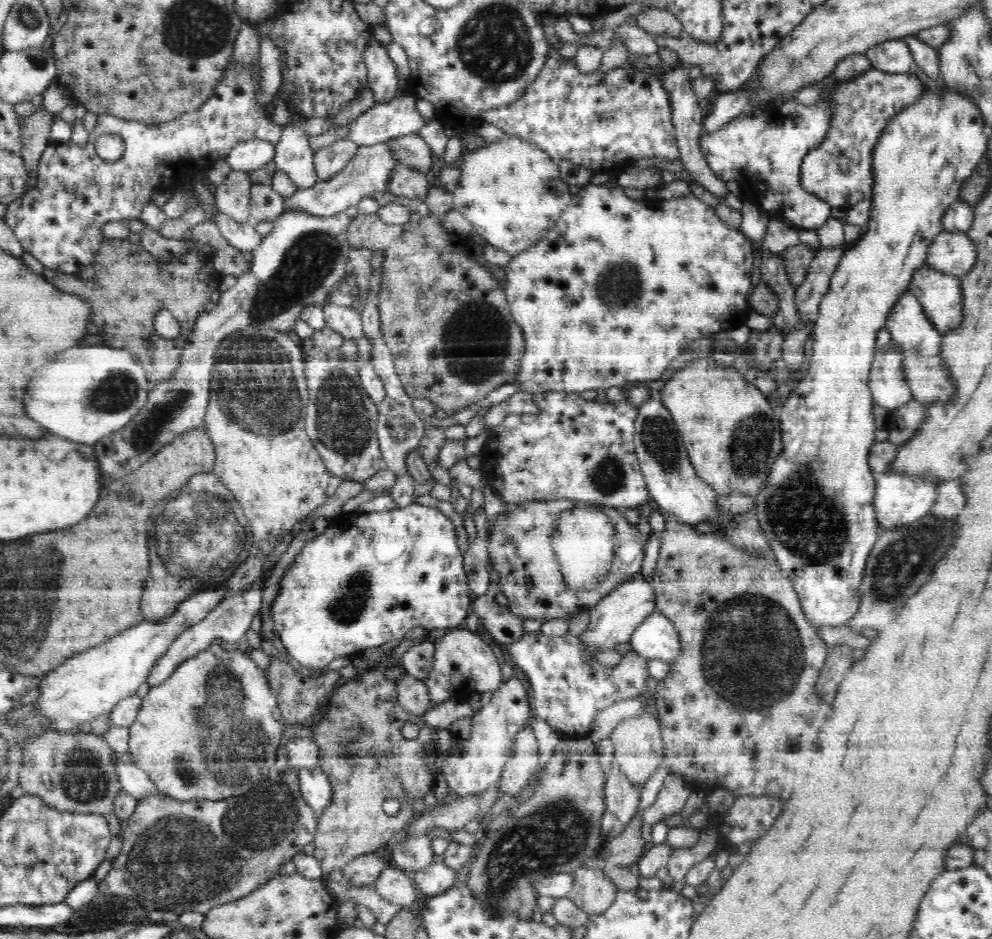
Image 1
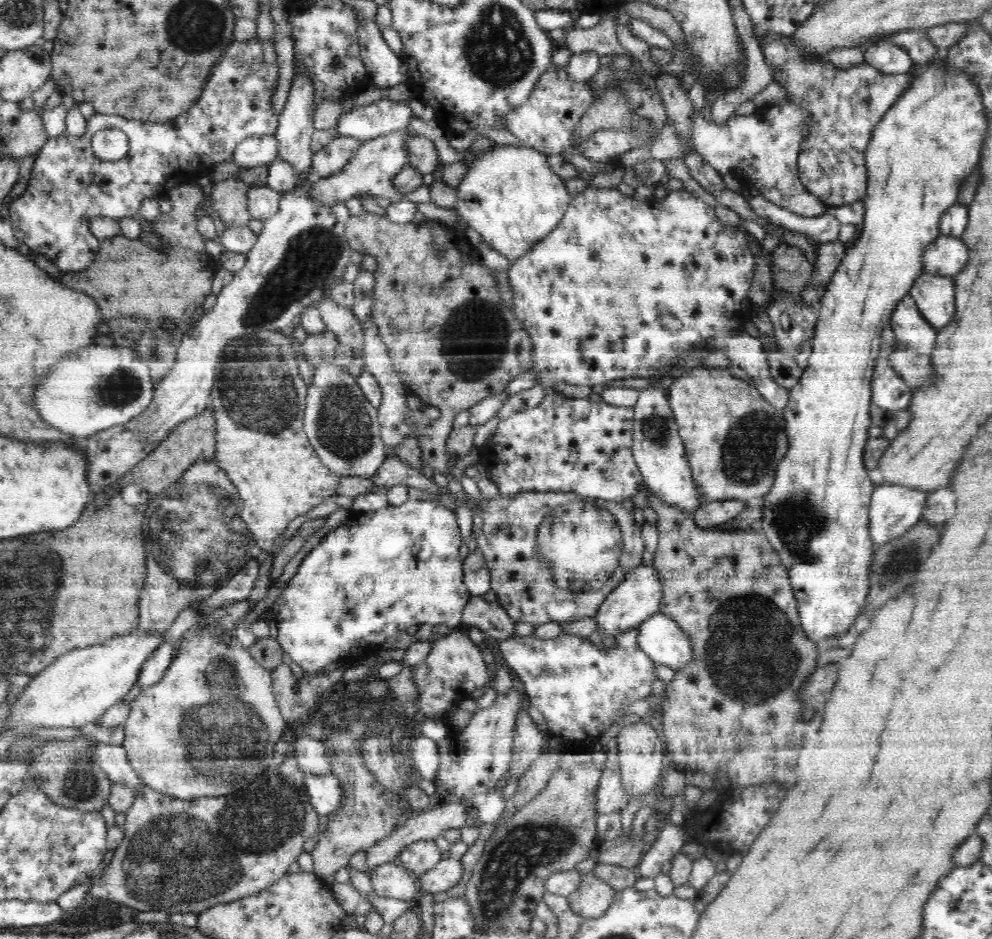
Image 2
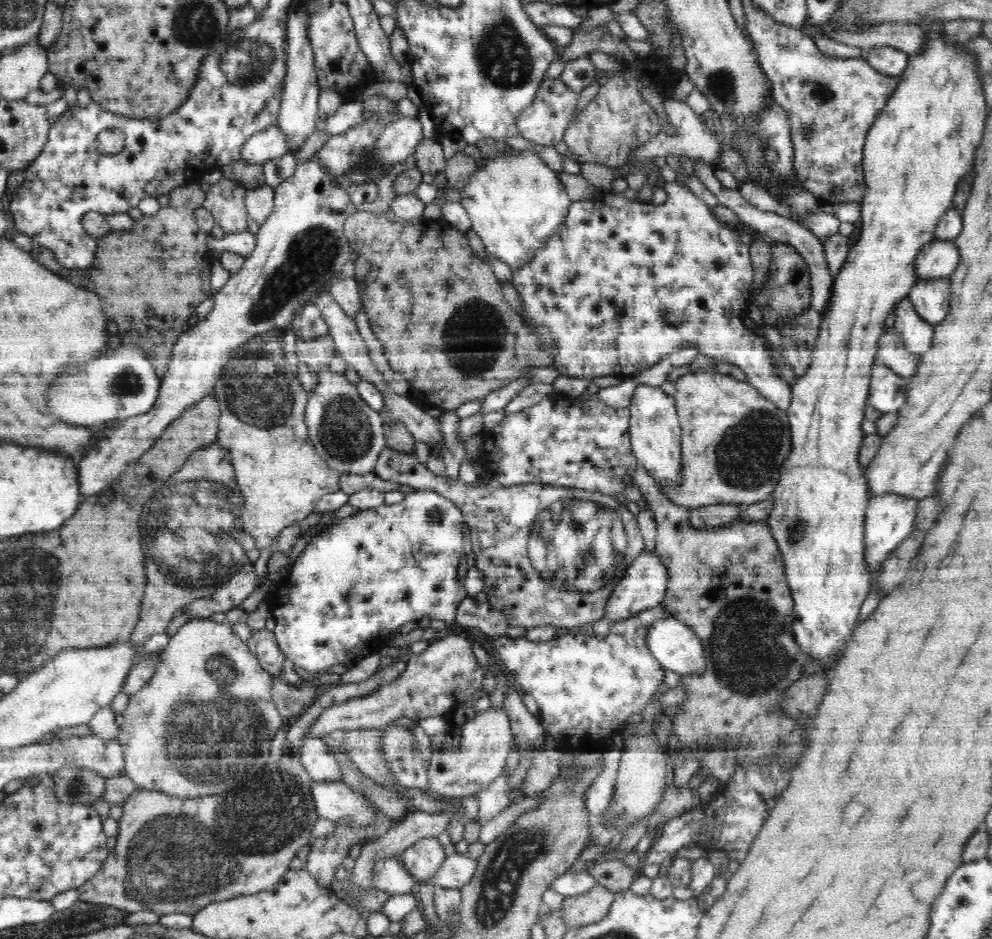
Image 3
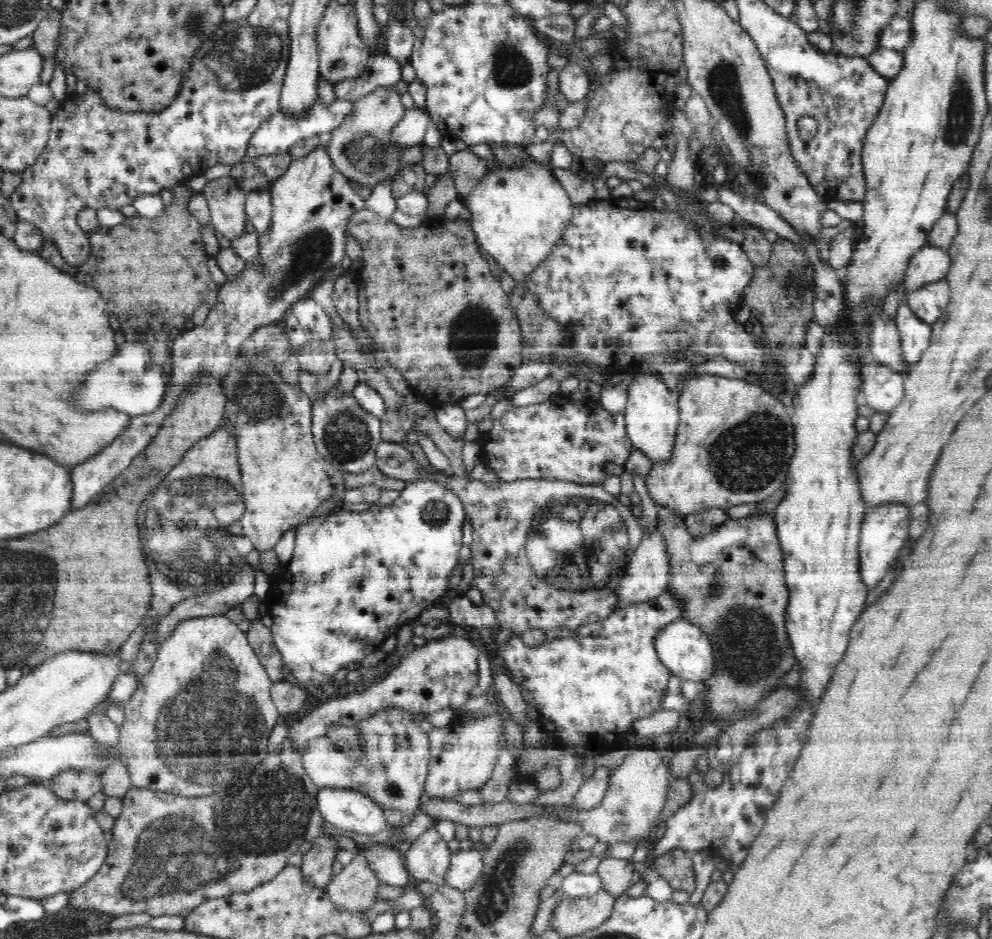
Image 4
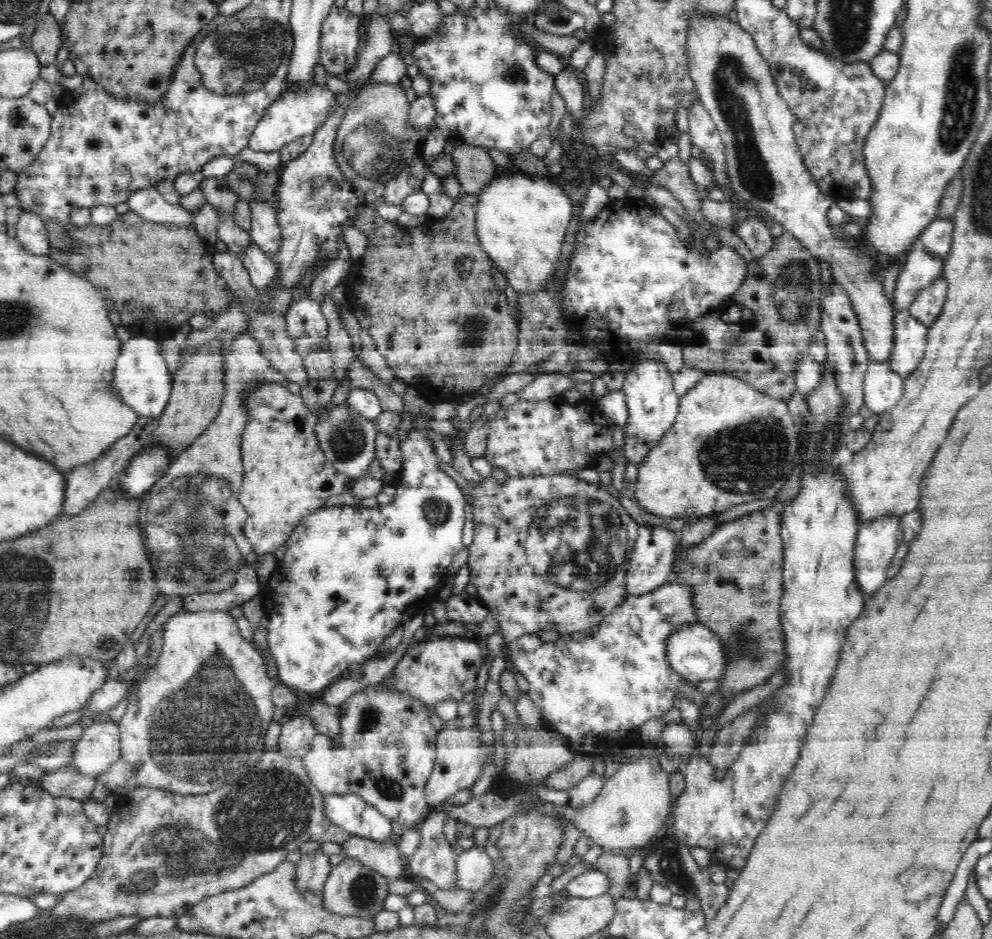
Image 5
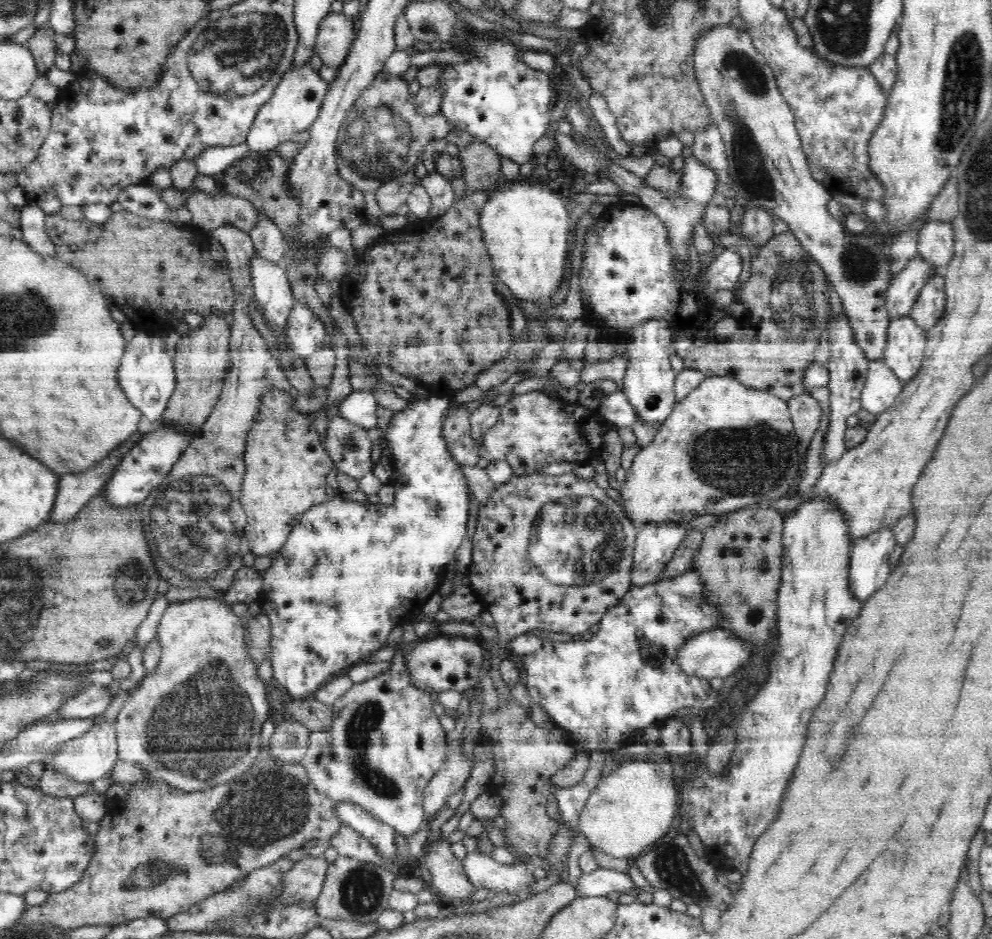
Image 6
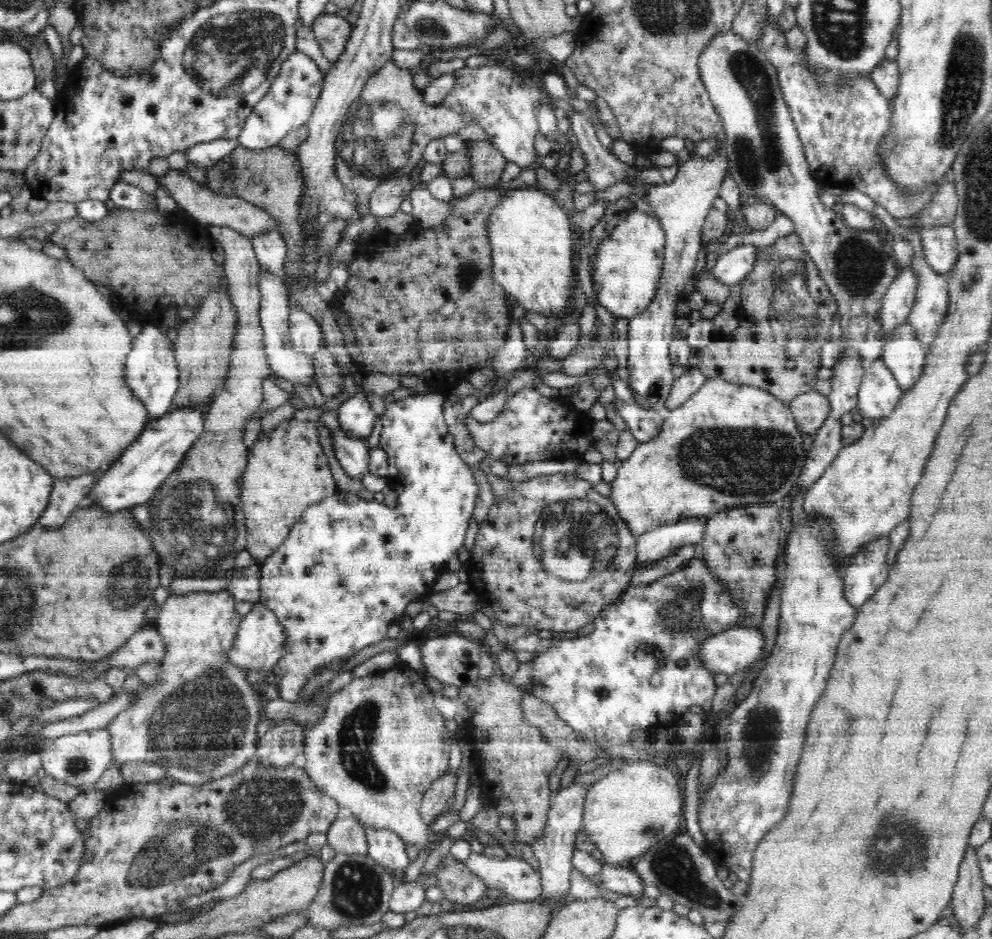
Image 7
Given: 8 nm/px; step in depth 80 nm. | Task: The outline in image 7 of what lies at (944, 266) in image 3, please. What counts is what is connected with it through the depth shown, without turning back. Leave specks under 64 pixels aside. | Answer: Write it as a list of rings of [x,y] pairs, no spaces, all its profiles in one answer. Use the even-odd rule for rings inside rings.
[[[909,267],[900,269],[899,276],[894,280],[893,284],[890,284],[888,291],[884,295],[883,303],[881,304],[882,308],[879,314],[881,333],[884,336],[884,340],[886,336],[890,336],[890,334],[894,332],[896,326],[906,324],[914,304],[916,284],[918,284],[918,277],[910,271]]]

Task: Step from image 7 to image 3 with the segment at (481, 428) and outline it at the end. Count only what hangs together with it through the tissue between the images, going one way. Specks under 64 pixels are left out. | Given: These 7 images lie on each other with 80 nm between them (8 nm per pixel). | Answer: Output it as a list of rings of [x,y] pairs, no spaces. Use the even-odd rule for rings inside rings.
[[[552,392],[548,398],[530,408],[506,416],[493,428],[482,430],[484,450],[480,453],[479,469],[482,469],[492,483],[498,486],[518,484],[551,484],[590,492],[600,492],[616,497],[623,494],[631,479],[637,460],[629,437],[630,411],[626,408],[612,408],[597,397],[586,398],[563,396]]]

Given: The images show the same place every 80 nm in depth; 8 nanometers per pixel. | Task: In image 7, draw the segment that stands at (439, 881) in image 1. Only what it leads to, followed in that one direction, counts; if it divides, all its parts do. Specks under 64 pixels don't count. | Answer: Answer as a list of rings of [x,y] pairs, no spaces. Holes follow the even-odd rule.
[[[472,853],[465,863],[488,888],[502,890],[511,901],[532,901],[541,895],[541,874],[524,859],[508,856],[500,860]]]

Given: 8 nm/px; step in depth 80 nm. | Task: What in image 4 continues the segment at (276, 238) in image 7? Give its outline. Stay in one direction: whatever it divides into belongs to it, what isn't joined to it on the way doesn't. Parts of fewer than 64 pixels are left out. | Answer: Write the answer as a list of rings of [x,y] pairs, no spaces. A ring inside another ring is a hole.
[[[270,189],[247,193],[245,212],[256,229],[256,235],[266,235],[272,225],[273,200]]]

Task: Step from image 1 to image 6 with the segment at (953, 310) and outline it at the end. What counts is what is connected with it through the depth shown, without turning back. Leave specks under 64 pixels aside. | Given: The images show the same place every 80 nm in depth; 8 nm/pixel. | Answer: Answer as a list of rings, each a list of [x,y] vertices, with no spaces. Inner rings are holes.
[[[936,272],[930,276],[926,286],[920,290],[908,315],[920,328],[928,331],[942,318],[945,308],[945,278],[943,273]]]

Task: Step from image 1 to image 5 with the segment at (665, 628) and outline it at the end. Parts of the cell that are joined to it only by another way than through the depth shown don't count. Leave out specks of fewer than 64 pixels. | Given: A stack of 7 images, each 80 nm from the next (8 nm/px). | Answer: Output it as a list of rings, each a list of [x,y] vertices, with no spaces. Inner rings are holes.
[[[700,622],[692,625],[680,624],[678,630],[670,634],[666,640],[666,657],[672,669],[691,683],[703,680],[718,681],[725,676],[726,668],[728,668],[728,659],[722,646],[720,637]]]

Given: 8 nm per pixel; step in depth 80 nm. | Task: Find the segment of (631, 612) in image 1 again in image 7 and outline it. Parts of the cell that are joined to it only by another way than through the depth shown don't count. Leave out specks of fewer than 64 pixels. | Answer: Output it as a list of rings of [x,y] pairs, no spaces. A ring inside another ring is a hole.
[[[699,516],[644,532],[636,538],[636,563],[649,565],[655,560],[670,556],[673,551],[688,544],[700,547],[706,524],[707,518]]]

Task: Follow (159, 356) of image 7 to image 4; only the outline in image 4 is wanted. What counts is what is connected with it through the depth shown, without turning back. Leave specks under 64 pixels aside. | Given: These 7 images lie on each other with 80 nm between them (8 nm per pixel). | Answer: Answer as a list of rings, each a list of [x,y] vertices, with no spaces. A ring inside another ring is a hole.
[[[125,342],[117,349],[112,360],[100,364],[88,376],[88,386],[78,390],[76,404],[86,410],[112,406],[133,417],[154,412],[165,396],[166,380],[162,364],[153,361],[150,346],[144,342]]]

